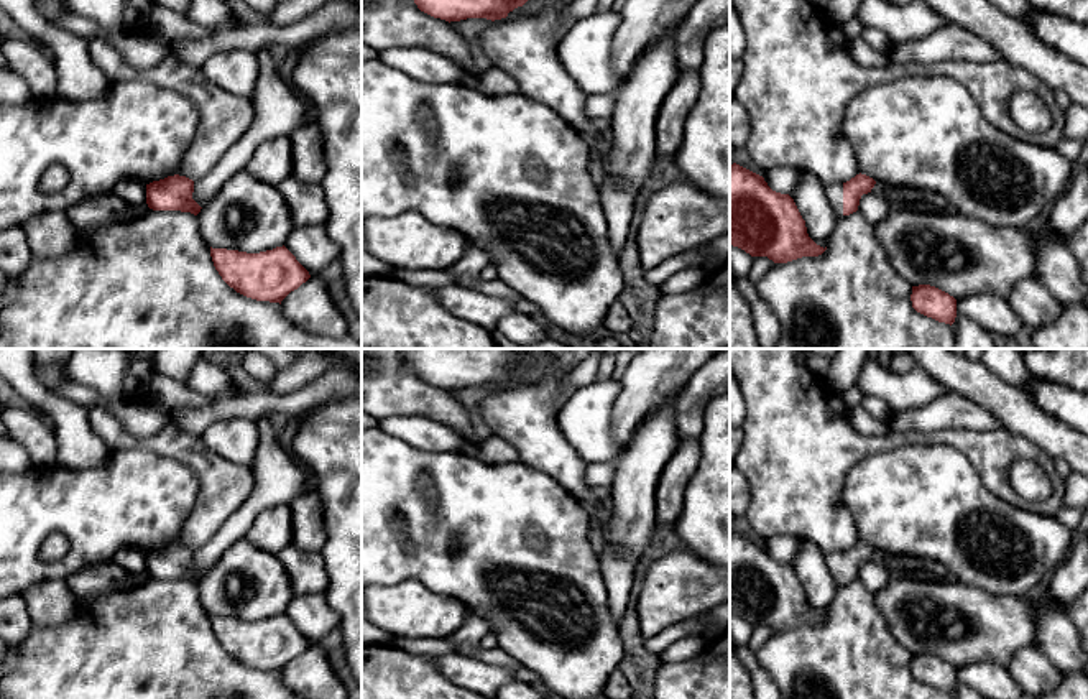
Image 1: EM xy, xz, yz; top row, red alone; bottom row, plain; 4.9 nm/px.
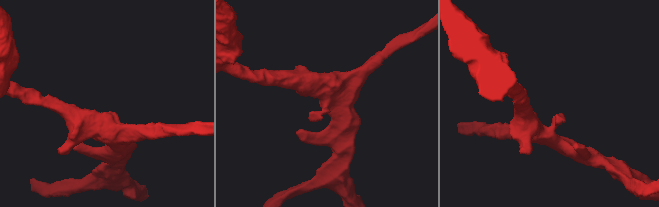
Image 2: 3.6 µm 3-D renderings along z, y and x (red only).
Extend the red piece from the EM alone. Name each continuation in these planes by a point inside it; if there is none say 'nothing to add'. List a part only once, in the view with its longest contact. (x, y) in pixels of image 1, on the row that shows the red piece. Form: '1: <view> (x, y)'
1: yz (835, 191)

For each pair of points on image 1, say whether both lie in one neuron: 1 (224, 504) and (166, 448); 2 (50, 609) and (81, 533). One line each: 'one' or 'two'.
1: one
2: two

